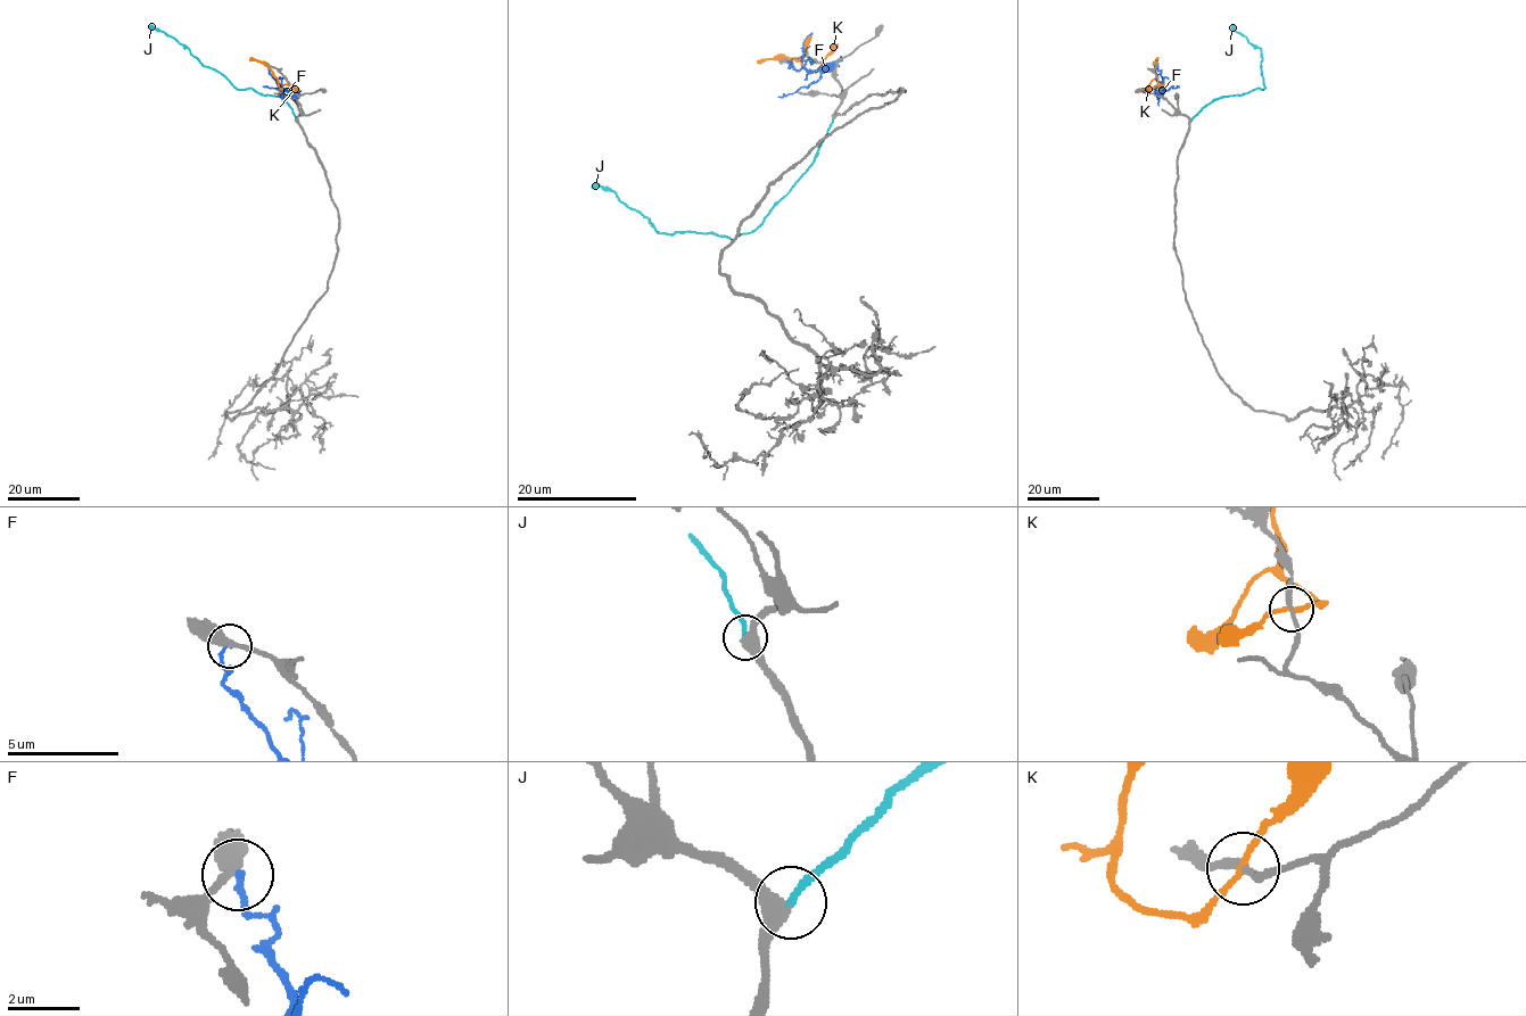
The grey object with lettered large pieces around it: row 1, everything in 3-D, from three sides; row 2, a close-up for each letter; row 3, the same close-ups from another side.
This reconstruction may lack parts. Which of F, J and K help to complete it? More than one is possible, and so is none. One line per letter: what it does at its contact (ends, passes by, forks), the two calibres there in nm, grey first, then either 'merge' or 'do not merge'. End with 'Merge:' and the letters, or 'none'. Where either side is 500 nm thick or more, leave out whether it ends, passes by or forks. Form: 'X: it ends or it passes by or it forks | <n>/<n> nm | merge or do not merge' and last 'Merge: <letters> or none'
F: it ends | 340/150 nm | do not merge
J: it ends | 360/190 nm | merge
K: it passes by | 190/150 nm | do not merge
Merge: J

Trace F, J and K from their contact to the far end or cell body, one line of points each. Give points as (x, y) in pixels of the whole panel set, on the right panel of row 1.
F: (1157, 66), (1163, 92), (1178, 87)
J: (1192, 120), (1223, 97), (1242, 96), (1264, 88), (1261, 50), (1234, 26)
K: (1159, 85), (1163, 84), (1156, 79), (1155, 63), (1159, 58)

